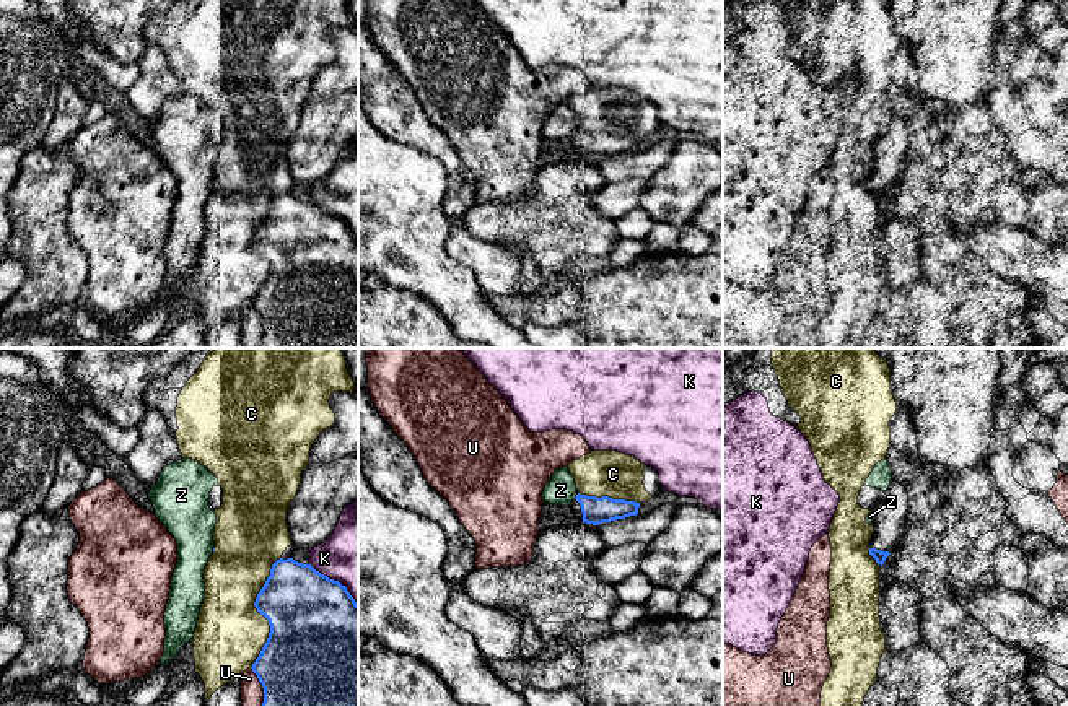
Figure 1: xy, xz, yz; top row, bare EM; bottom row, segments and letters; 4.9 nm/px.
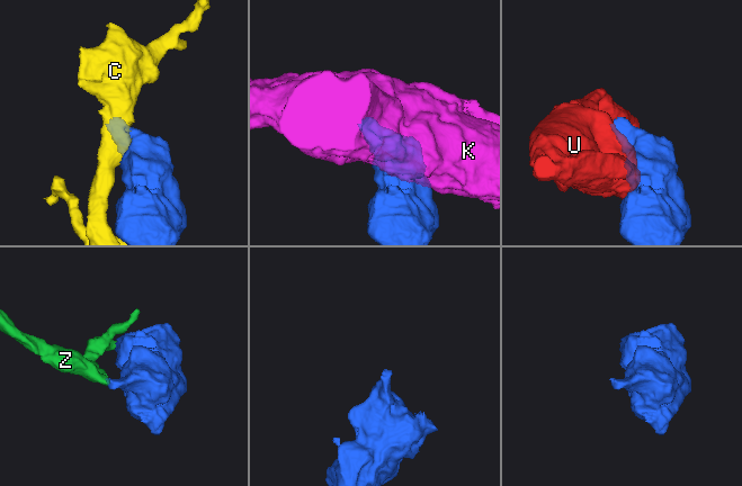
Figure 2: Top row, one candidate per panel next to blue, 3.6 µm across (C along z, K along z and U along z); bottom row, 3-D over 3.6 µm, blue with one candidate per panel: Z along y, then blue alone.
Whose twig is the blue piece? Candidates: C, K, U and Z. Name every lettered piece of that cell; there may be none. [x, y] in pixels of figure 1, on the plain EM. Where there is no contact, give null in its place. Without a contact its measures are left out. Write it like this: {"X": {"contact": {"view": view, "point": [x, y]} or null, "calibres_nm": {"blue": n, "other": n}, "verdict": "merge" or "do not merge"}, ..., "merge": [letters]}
{"C": {"contact": {"view": "xy", "point": [259, 248]}, "calibres_nm": {"blue": 420, "other": 340}, "verdict": "do not merge"}, "K": {"contact": {"view": "xy", "point": [337, 217]}, "calibres_nm": {"blue": 460, "other": 320}, "verdict": "do not merge"}, "U": {"contact": {"view": "xy", "point": [264, 326]}, "calibres_nm": {"blue": 500, "other": 110}, "verdict": "do not merge"}, "Z": {"contact": {"view": "xz", "point": [577, 132]}, "calibres_nm": {"blue": 130, "other": 150}, "verdict": "do not merge"}, "merge": []}

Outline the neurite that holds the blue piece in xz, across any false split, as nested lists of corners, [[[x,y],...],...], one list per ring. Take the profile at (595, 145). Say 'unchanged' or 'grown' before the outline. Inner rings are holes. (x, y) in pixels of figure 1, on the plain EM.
grown | [[[578,129],[570,143],[580,158],[599,161],[602,158],[637,151],[640,138],[612,135],[609,132],[596,133]]]

